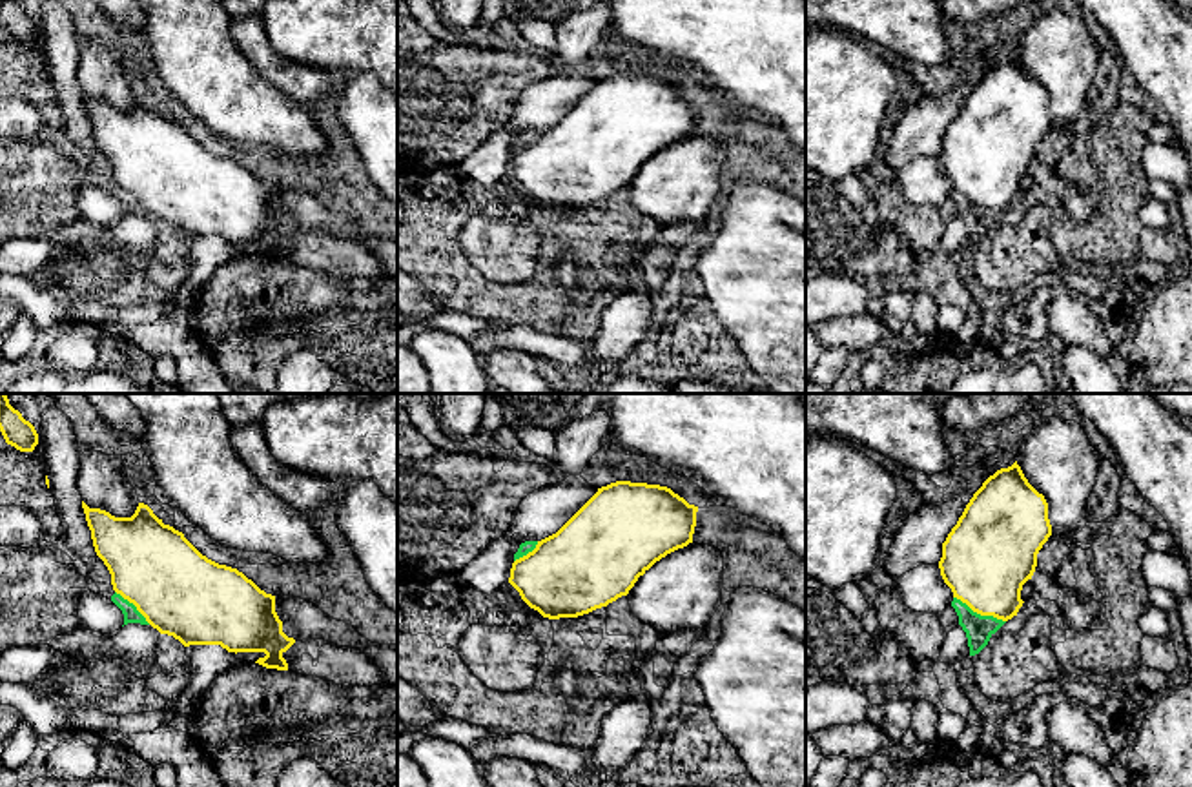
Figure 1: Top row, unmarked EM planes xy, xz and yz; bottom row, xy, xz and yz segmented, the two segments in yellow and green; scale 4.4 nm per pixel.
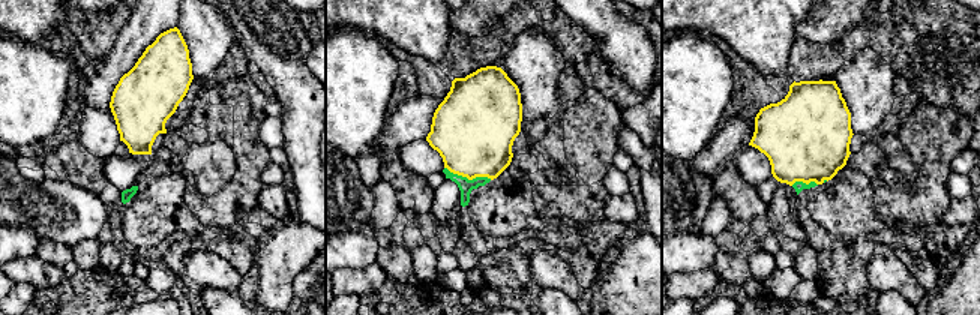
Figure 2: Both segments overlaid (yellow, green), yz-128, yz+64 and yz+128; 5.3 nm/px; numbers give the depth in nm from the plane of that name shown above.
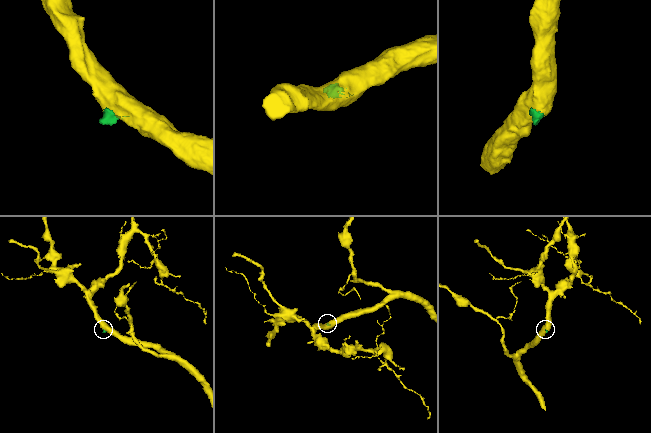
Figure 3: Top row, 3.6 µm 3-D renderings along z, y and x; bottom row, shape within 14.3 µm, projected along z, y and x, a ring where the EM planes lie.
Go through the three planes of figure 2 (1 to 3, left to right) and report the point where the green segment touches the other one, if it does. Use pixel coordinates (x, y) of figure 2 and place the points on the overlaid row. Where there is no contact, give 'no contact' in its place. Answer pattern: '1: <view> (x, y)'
1: no contact
2: yz+64 (468, 179)
3: yz+128 (803, 182)

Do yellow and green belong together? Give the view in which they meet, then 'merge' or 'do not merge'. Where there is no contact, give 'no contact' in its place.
meets yellow in yz; do not merge

